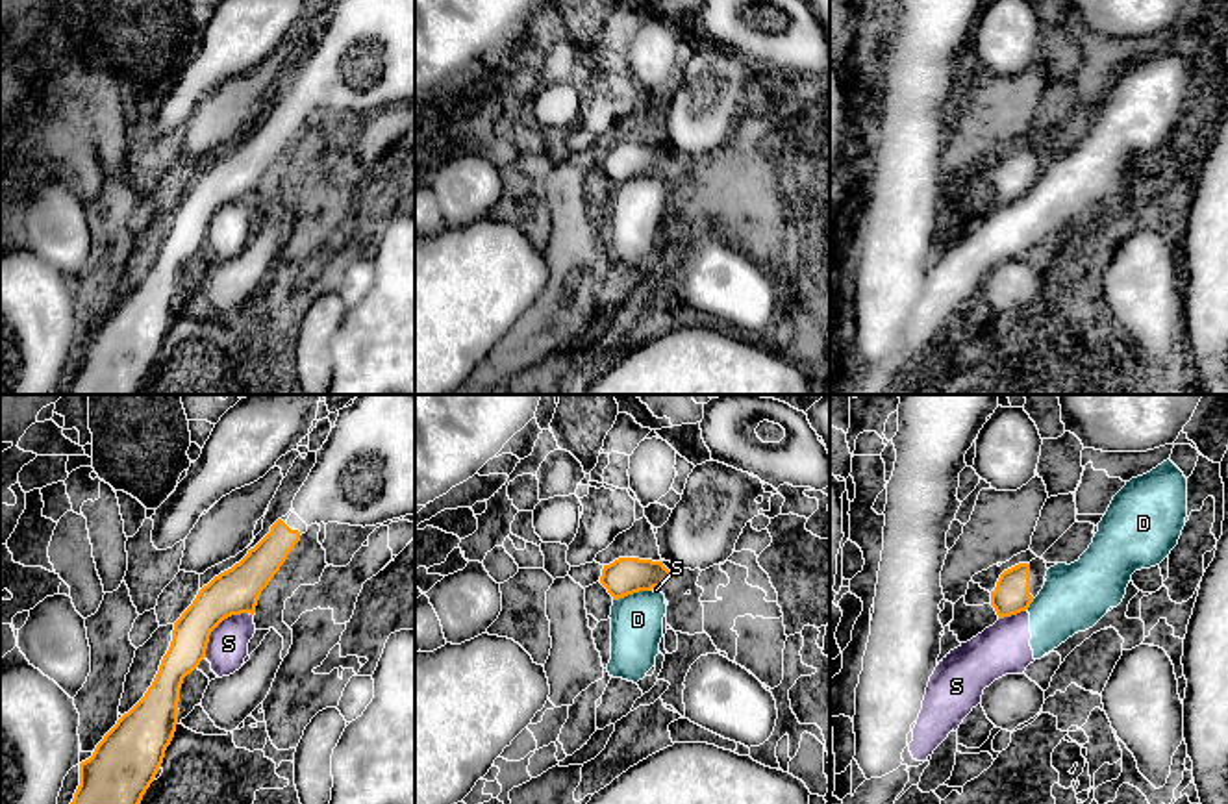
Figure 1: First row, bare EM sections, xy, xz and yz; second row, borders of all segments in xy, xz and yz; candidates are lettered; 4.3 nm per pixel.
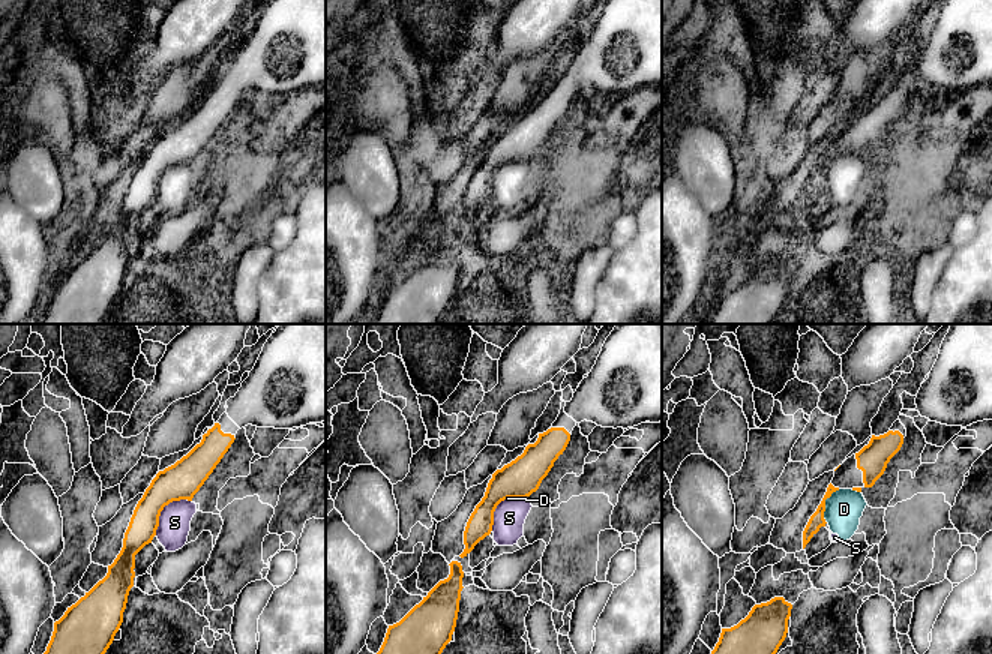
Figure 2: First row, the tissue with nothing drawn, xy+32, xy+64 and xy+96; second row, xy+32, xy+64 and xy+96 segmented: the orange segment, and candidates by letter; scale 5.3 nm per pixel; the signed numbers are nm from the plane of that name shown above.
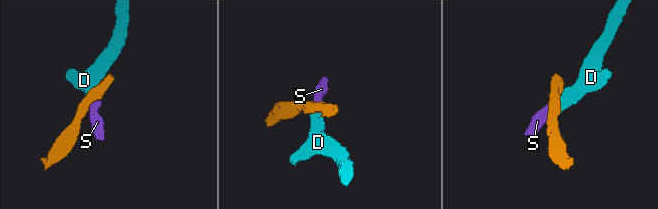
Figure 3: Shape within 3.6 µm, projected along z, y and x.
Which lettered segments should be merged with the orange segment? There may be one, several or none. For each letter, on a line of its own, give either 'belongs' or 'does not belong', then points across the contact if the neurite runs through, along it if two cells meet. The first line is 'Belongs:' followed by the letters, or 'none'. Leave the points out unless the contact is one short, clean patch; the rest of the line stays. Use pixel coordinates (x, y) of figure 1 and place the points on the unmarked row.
Belongs: none
D: does not belong; border xz (651, 175), (639, 175), (614, 186)
S: does not belong; border xy (252, 199), (228, 200), (212, 217), (204, 241)

